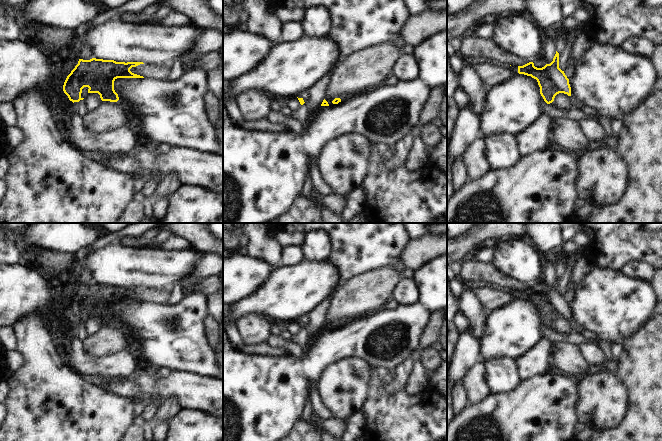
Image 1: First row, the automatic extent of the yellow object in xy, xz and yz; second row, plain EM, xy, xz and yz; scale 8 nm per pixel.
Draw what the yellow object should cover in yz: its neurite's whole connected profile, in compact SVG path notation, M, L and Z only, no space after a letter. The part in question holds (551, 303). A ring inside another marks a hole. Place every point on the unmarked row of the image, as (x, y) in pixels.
M557 275L550 288L537 292L533 286L529 286L523 290L518 290L518 297L531 300L537 304L540 318L547 328L552 327L559 317L571 320L569 303L564 295L559 292L559 277Z

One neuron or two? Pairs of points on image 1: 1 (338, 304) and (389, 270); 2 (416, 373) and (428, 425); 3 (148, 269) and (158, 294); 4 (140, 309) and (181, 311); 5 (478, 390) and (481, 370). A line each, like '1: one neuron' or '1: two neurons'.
1: one neuron
2: two neurons
3: two neurons
4: one neuron
5: one neuron

